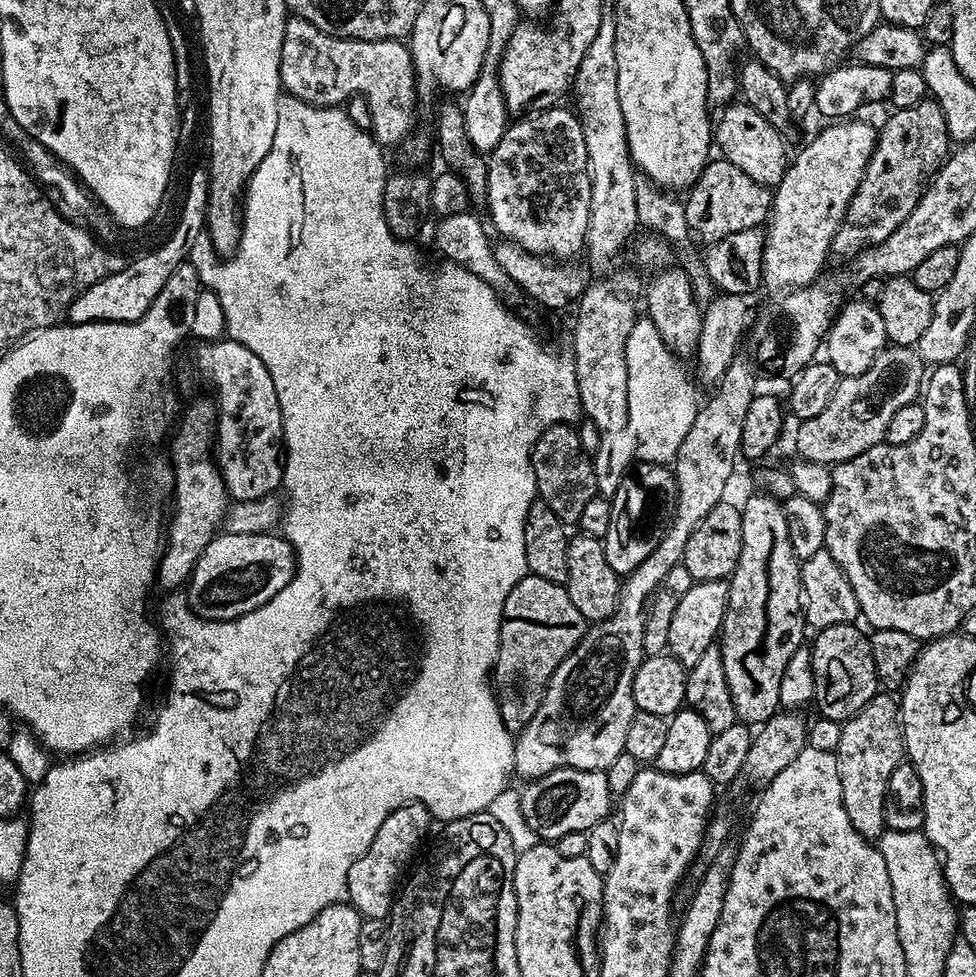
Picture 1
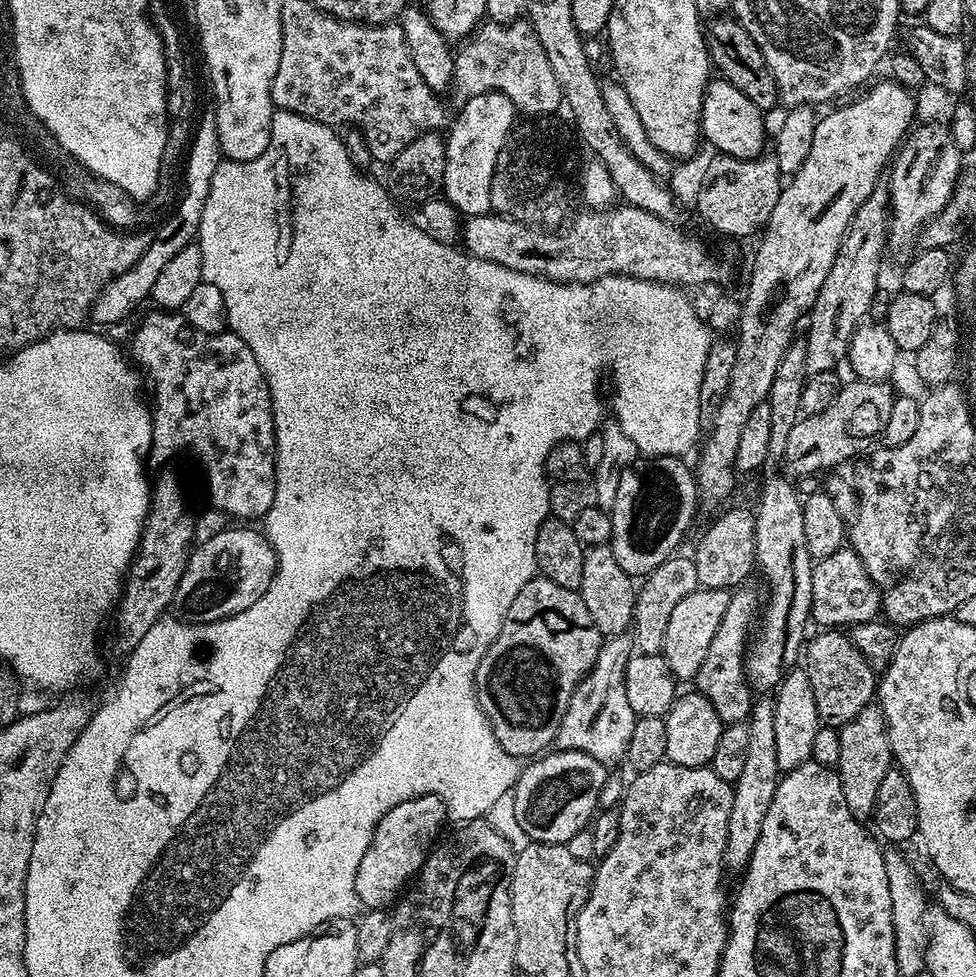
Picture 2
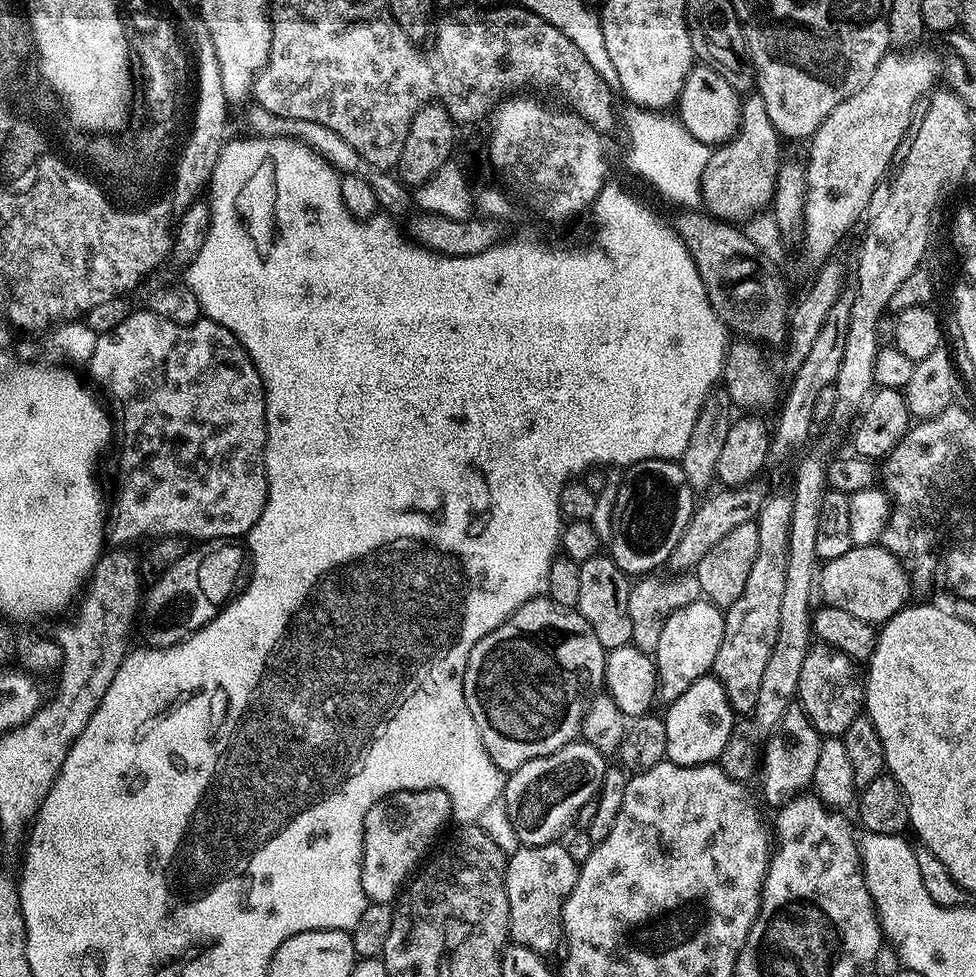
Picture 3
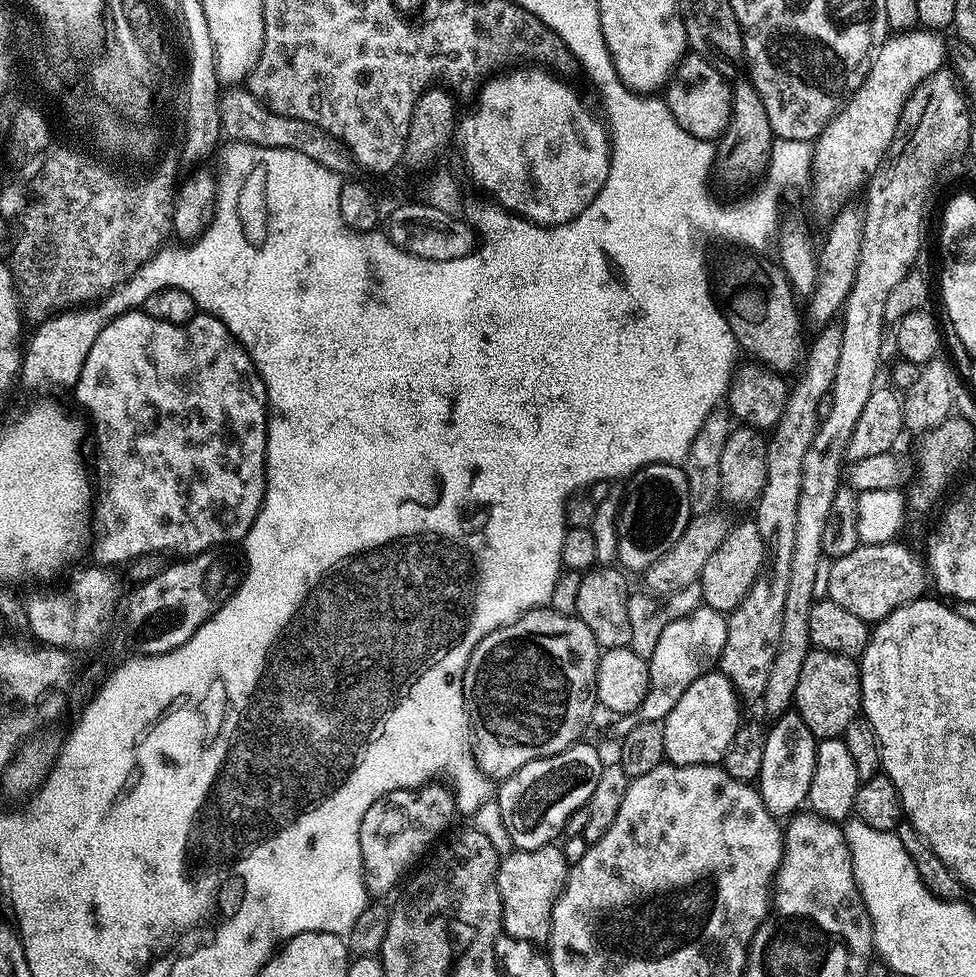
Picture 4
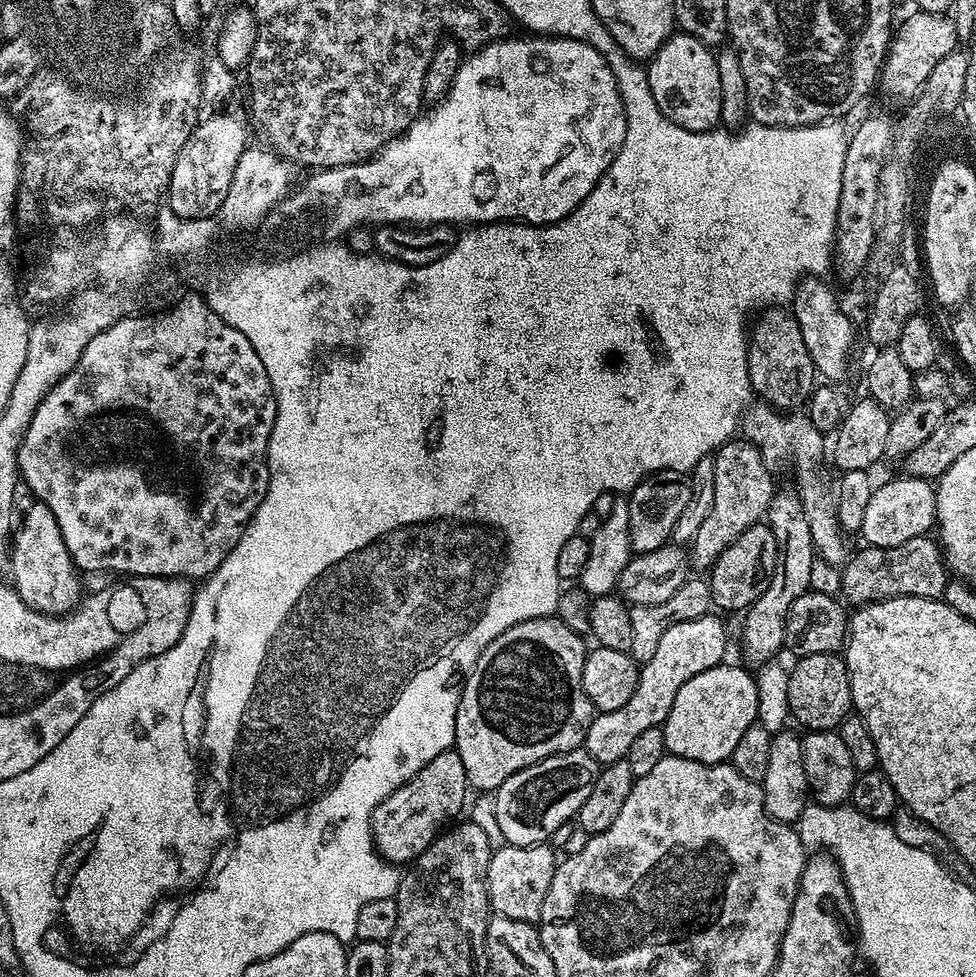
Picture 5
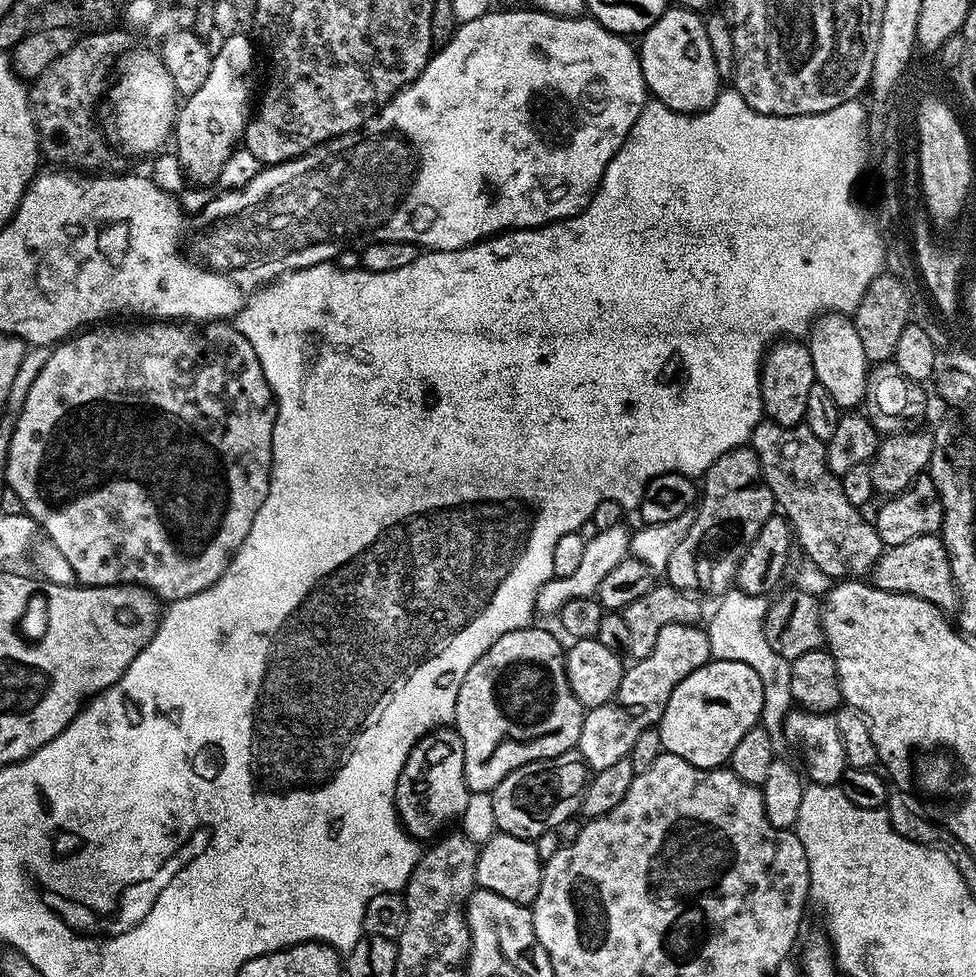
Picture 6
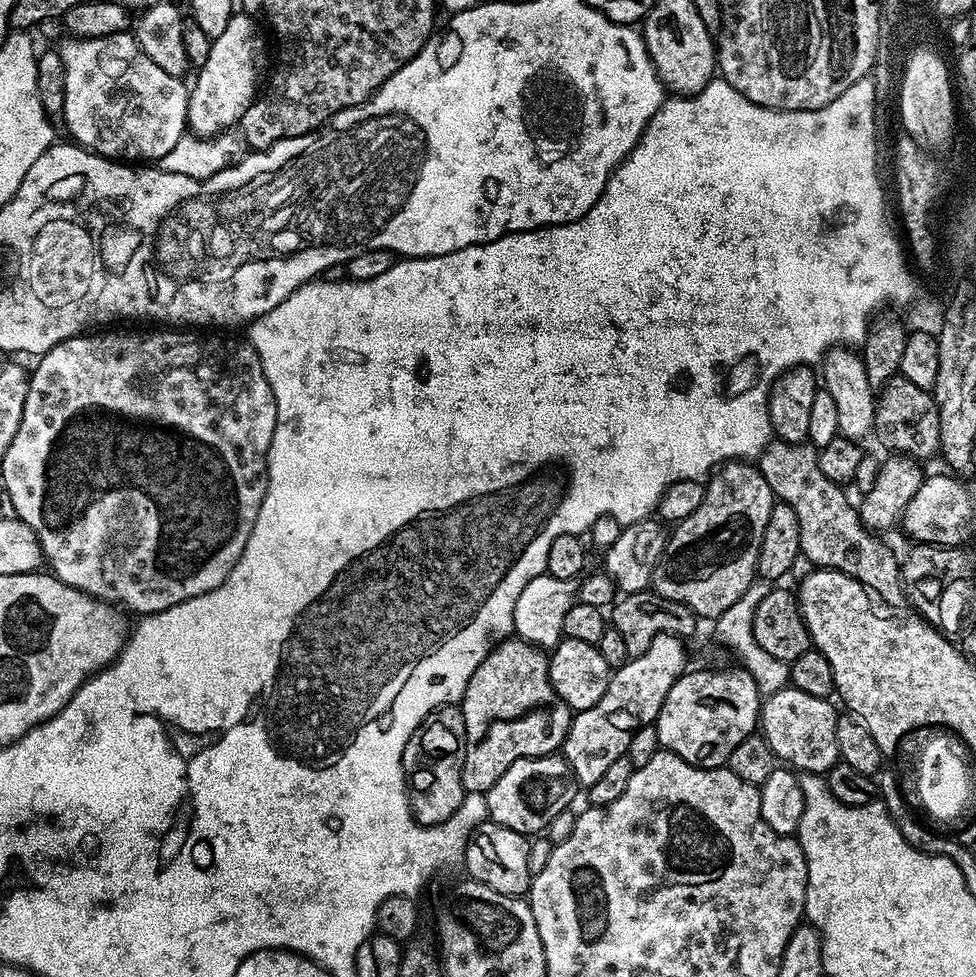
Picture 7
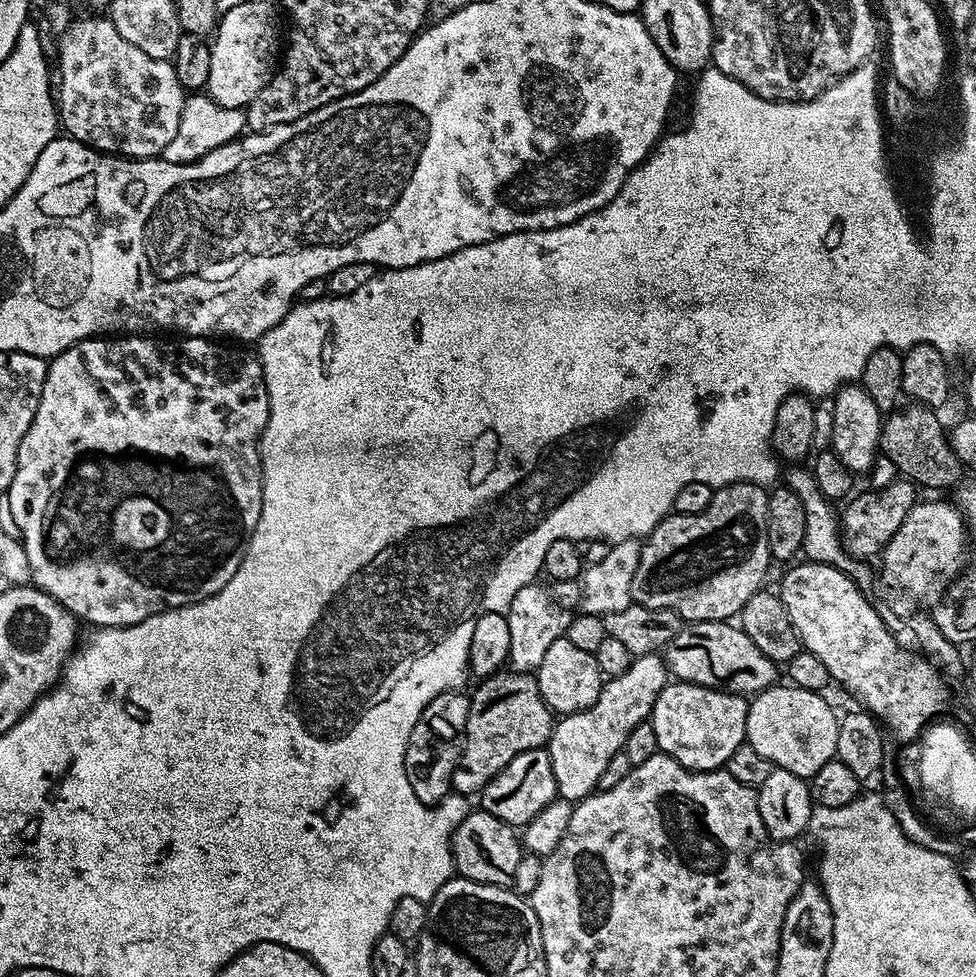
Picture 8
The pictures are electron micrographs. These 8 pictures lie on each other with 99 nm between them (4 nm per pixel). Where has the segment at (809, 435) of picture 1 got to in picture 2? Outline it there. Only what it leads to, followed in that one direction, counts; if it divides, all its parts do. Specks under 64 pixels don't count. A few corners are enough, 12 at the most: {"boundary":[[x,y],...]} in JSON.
{"boundary":[[857,379],[787,435],[783,475],[855,461],[879,437],[891,383]]}

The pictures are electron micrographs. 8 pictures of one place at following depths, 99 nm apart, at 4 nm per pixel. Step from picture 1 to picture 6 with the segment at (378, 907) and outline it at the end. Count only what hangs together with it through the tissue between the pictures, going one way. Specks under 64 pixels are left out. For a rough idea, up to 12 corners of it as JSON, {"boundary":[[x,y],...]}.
{"boundary":[[455,727],[427,732],[396,783],[417,842],[463,817],[469,795]]}

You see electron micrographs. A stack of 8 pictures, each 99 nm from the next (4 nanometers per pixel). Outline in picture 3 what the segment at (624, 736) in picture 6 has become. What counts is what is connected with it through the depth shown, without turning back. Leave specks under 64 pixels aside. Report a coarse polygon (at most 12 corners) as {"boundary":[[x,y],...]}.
{"boundary":[[707,598],[674,610],[654,653],[658,696],[711,673],[724,612]]}

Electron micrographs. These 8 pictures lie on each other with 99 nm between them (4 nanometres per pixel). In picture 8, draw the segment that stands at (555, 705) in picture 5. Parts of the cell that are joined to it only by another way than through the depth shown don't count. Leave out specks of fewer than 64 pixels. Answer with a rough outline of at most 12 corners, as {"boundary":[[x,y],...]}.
{"boundary":[[496,670],[471,693],[451,791],[469,798],[545,747],[535,675]]}

